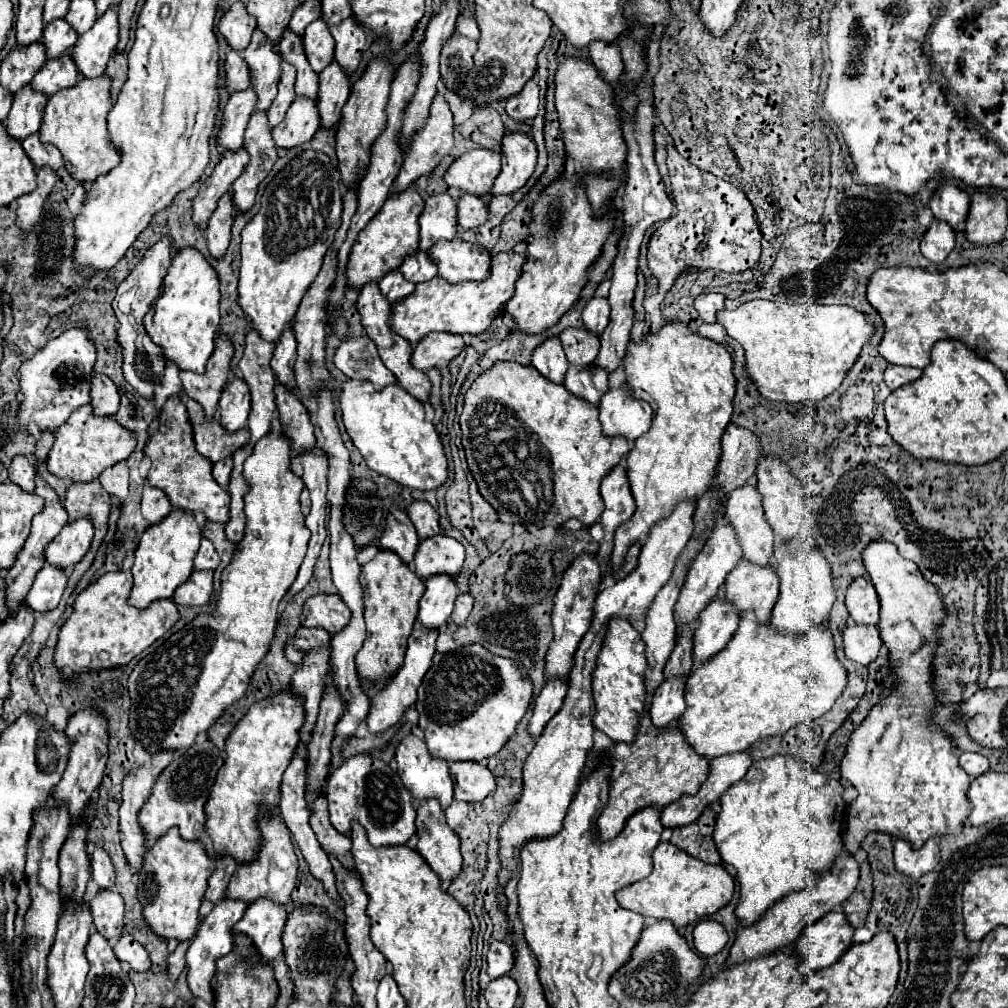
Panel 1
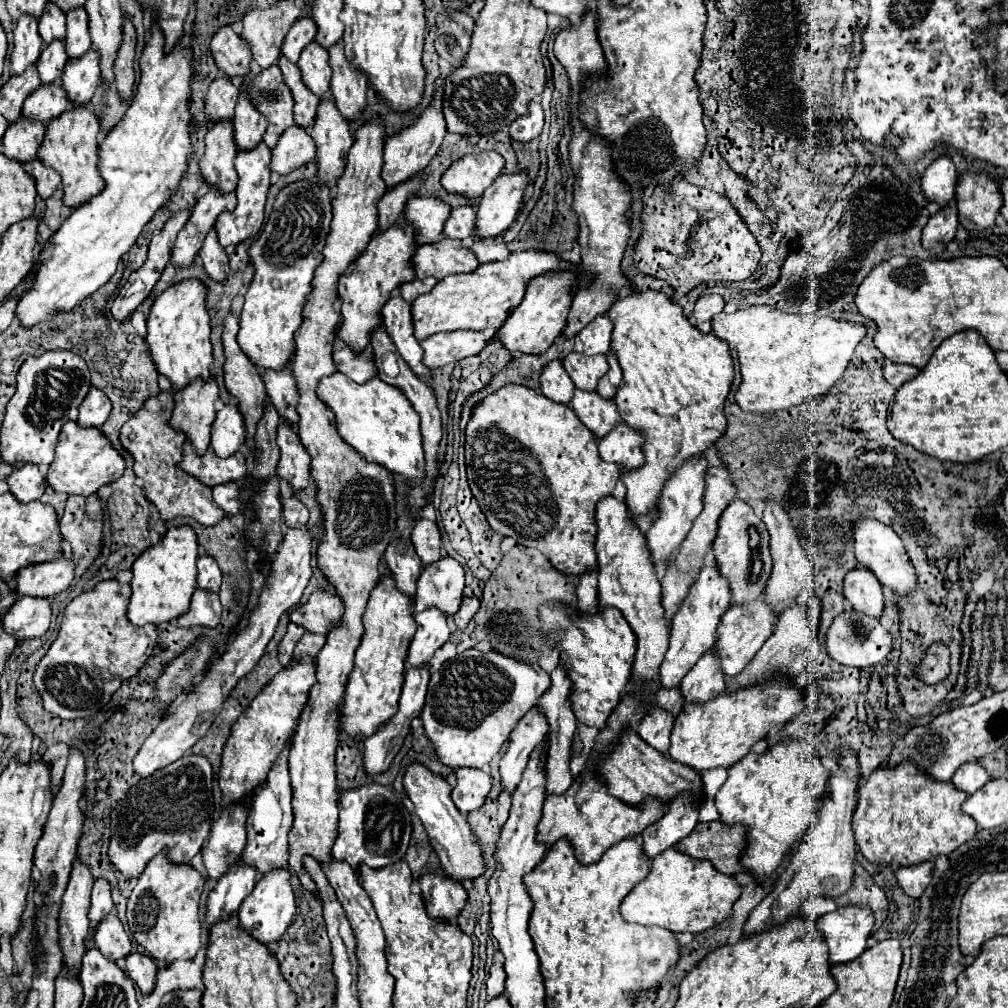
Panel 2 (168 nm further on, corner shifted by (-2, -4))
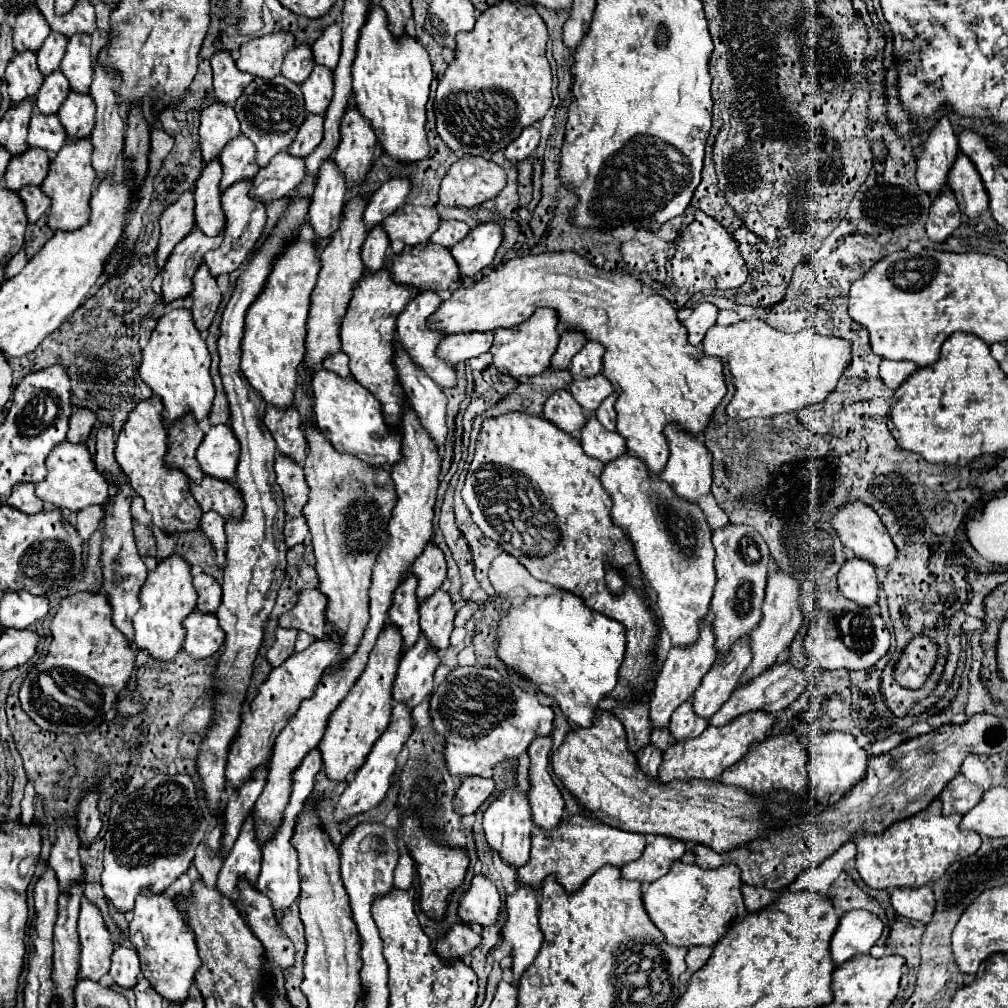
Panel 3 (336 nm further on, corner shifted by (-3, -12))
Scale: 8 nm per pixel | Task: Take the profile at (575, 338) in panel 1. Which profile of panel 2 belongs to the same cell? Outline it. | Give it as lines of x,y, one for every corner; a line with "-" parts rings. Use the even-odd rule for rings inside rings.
571,352
563,360
563,366
565,366
569,378
573,380
575,388
587,390
587,392
593,392
597,388
599,378
605,376
605,372
607,372
607,360
601,354
585,358
579,352

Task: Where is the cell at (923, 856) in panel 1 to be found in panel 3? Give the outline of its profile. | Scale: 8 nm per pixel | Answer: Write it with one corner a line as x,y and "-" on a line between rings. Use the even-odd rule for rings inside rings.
924,884
922,888
892,888
890,902
900,916
920,920
924,924
930,922
936,904
930,884

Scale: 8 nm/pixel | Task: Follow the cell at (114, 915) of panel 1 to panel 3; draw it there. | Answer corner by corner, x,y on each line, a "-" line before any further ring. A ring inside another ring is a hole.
114,948
110,976
122,988
132,988
140,976
140,960
134,948

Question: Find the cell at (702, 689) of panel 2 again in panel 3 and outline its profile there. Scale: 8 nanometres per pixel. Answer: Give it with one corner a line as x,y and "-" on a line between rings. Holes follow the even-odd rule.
686,700
686,704
680,704
674,710
674,716
670,718
668,728
676,736
676,740
684,740
684,738
692,738
692,736
702,734
708,728
708,720
698,716
694,712
692,702

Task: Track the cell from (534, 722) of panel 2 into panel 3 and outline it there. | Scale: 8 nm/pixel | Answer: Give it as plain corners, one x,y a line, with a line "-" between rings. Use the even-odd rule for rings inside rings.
516,768
504,772
506,782
510,782
508,788
504,788
496,800
486,808
484,812
484,832
490,848
500,852
512,868
520,868
526,864
530,856
530,834
534,828
534,820
530,818
530,802
528,802
528,792
530,792
530,778
526,778
526,788
520,788
520,782
516,778

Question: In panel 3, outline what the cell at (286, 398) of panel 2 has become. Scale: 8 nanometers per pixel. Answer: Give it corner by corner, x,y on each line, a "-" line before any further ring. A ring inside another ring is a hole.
268,406
266,416
264,416
266,428
272,432
278,452
290,456
298,464
304,462
306,458
306,438
302,432
302,420
296,410
296,406
290,406
286,410

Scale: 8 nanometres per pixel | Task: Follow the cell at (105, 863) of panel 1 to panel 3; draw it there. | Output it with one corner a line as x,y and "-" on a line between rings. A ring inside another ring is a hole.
82,900
78,918
78,936
82,944
80,978
100,980
110,970
114,942
102,918
102,912
88,900

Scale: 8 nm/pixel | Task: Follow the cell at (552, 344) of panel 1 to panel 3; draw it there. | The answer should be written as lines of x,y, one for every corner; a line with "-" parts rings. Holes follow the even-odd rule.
560,390
554,392
554,396
550,396
544,404
544,412
542,416
550,422
554,422
556,426
560,426
562,430
574,434
584,426
584,414
582,414
582,406
574,400
574,396
570,396
568,390

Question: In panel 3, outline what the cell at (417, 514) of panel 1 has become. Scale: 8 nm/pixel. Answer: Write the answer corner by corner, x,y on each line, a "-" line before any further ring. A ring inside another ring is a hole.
430,540
430,544
426,544
426,552
414,560
410,570
418,576
418,600
426,600
442,586
446,578
446,558
442,550

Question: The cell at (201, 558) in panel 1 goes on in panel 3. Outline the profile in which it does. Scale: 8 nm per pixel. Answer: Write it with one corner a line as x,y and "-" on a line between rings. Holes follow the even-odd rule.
204,572
194,578
194,586
198,588
198,610
216,612
222,602
222,586

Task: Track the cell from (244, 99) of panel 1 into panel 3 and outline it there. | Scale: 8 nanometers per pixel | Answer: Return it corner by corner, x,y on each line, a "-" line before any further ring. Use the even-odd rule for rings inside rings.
220,156
204,166
200,178
194,184
196,198
196,226
206,236
216,236
226,226
226,214
222,212
222,192
220,192
222,164

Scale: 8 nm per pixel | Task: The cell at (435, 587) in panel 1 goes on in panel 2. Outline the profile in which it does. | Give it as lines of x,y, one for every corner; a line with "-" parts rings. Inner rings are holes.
427,608
415,616
417,632
411,640
409,654
407,654
407,666
409,668
421,668
427,666
435,650
439,650
449,640
449,626
443,612
437,612
437,608

